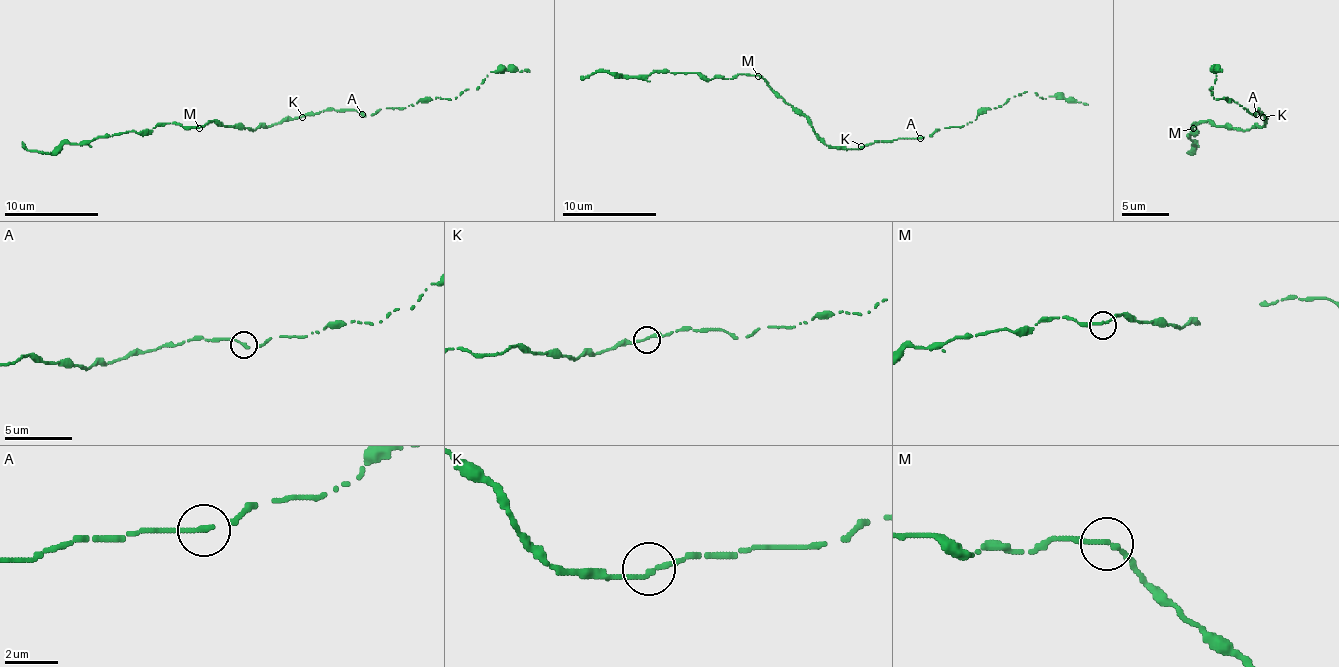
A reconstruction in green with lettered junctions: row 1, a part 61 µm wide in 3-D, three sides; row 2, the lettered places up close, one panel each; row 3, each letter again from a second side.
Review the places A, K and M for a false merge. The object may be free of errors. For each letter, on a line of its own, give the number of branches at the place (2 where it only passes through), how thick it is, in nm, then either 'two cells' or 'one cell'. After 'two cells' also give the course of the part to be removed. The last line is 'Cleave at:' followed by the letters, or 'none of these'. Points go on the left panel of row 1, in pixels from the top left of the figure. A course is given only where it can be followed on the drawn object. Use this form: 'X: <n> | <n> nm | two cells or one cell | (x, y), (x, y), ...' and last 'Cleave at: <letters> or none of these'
A: 2 | 180 nm | one cell
K: 2 | 200 nm | one cell
M: 2 | 200 nm | one cell
Cleave at: none of these

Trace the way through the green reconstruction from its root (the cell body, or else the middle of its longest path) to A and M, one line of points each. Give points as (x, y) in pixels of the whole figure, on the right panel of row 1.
A: (1263, 126), (1266, 117), (1259, 110), (1256, 114)
M: (1263, 126), (1238, 131), (1200, 121), (1193, 128)

